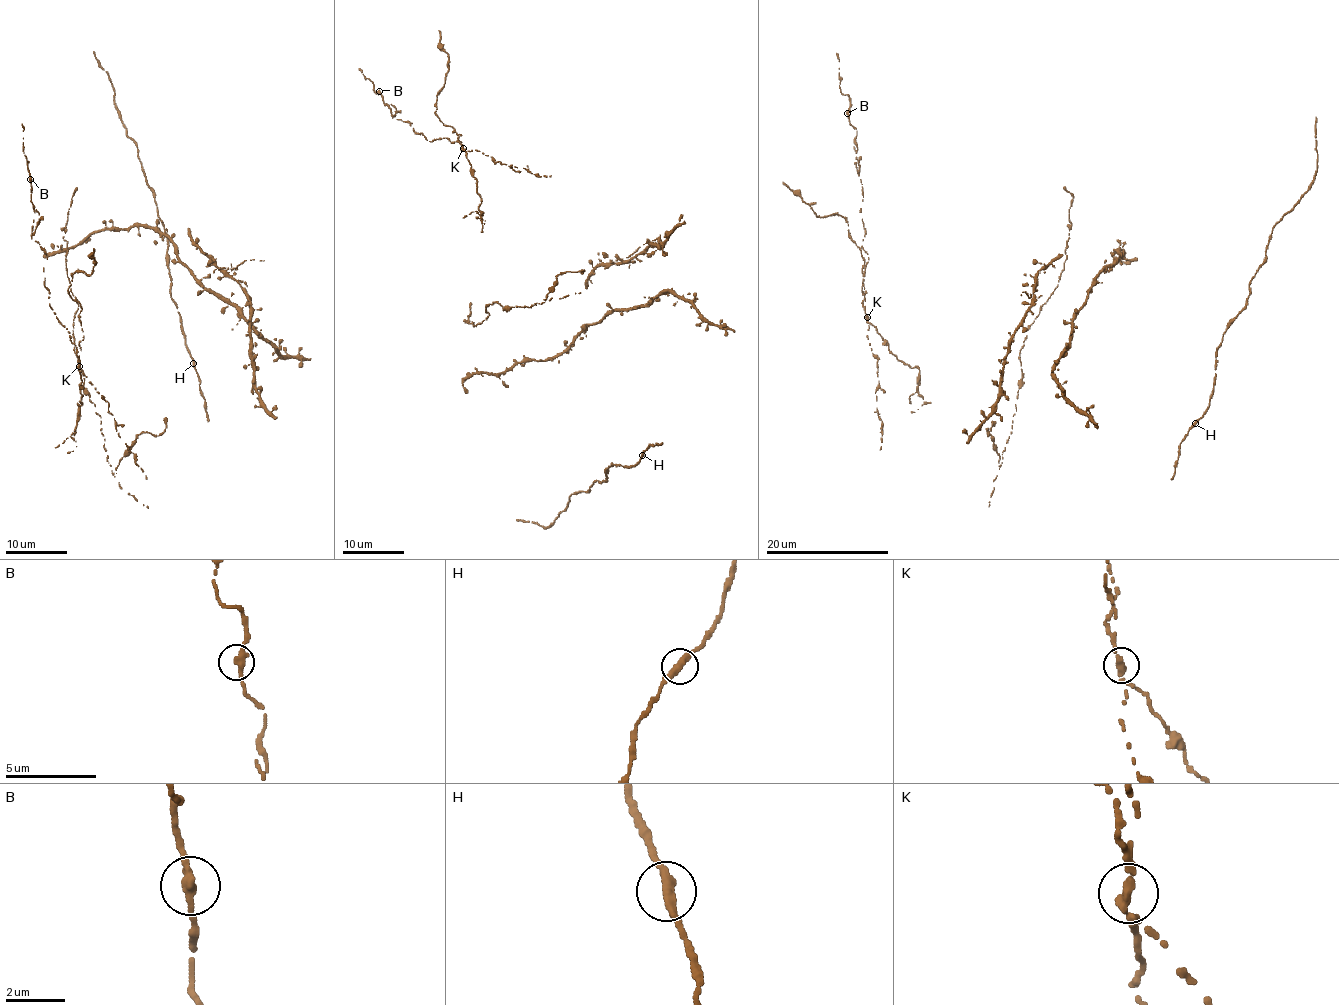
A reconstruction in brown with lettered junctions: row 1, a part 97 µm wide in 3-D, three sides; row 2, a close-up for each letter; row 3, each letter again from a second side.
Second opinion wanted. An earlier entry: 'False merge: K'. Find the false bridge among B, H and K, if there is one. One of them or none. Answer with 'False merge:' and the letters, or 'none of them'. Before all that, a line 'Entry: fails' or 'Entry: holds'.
Entry: holds
False merge: K

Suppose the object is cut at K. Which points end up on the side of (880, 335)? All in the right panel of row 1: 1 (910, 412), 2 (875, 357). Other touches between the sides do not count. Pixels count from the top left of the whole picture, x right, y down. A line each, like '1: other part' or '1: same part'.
1: same part
2: other part

